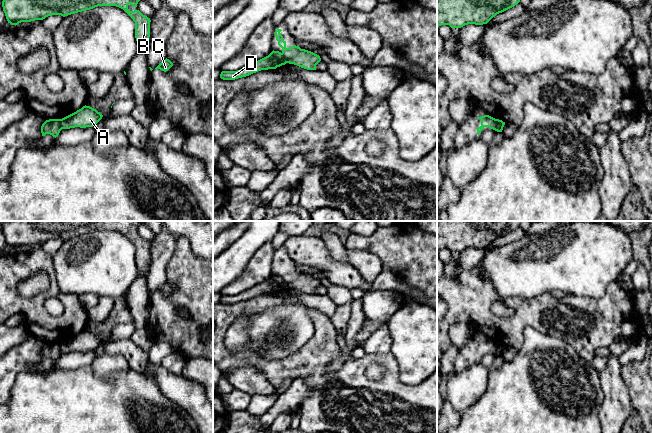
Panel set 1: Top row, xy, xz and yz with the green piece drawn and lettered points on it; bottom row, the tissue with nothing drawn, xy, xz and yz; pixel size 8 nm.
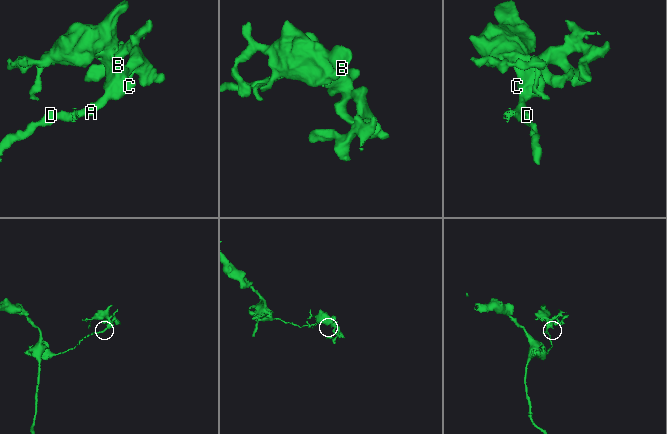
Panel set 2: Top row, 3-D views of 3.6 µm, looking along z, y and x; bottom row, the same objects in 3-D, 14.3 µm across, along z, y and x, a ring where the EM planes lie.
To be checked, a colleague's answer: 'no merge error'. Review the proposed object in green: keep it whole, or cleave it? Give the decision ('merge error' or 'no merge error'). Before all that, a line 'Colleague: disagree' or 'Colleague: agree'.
Colleague: disagree
merge error

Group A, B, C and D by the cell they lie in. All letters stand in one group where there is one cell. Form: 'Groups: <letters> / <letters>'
Groups: A B C / D

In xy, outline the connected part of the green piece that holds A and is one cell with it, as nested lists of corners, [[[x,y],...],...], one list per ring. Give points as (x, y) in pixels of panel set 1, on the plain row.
[[[85,329],[76,336],[62,342],[60,349],[62,353],[93,351],[102,341],[103,339],[96,333]]]

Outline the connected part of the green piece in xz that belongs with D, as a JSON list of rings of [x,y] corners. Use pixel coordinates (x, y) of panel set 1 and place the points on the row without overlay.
[[[272,275],[268,280],[253,286],[237,295],[222,295],[220,302],[223,304],[235,304],[249,300],[261,294],[276,293],[287,287],[284,279],[279,275]]]

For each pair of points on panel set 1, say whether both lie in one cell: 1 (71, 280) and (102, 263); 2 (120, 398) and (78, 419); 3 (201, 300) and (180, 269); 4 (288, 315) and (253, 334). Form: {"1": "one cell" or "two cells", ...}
{"1": "one cell", "2": "one cell", "3": "one cell", "4": "one cell"}

